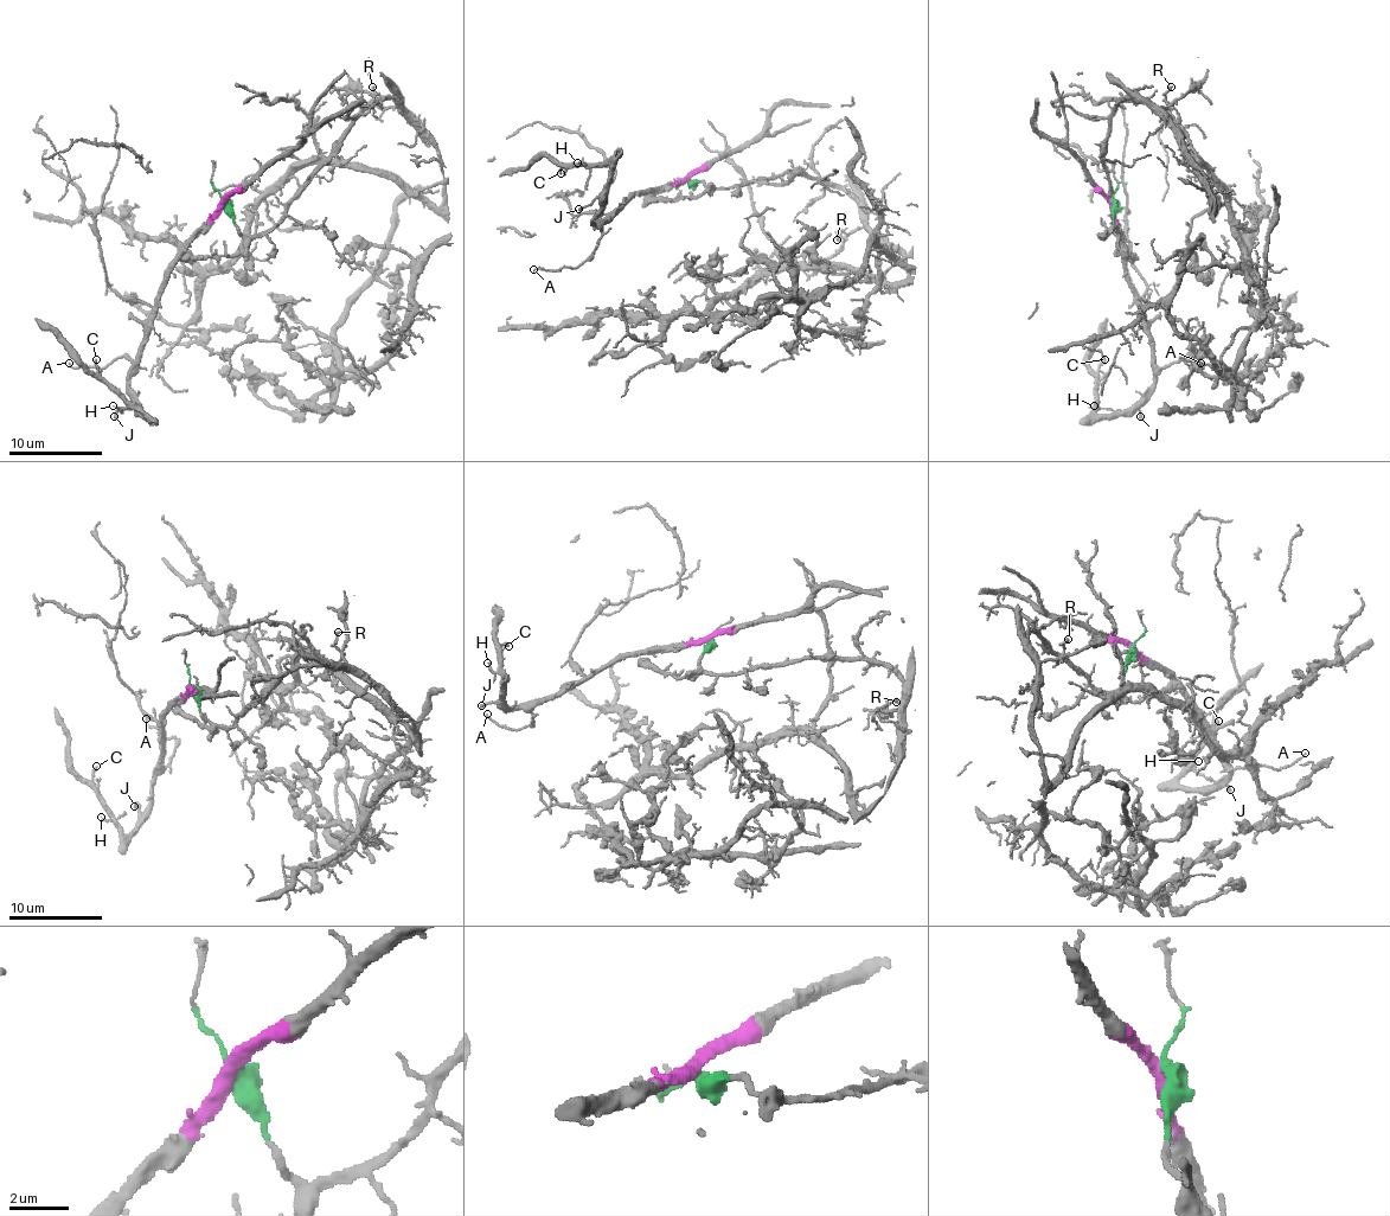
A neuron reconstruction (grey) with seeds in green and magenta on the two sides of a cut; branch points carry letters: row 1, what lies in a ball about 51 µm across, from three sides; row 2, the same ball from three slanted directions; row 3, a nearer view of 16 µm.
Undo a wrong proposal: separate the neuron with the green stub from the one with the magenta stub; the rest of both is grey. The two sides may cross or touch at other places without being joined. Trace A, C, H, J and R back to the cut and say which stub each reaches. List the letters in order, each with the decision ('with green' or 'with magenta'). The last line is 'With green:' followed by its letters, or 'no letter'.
A: with magenta
C: with magenta
H: with magenta
J: with magenta
R: with green
With green: R

